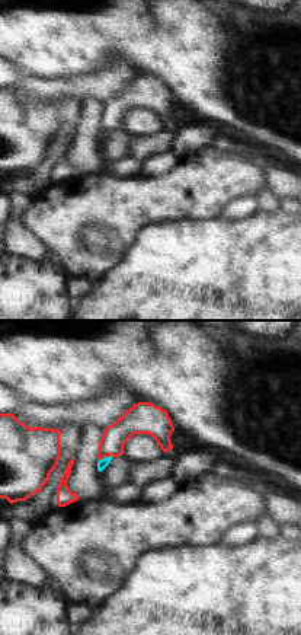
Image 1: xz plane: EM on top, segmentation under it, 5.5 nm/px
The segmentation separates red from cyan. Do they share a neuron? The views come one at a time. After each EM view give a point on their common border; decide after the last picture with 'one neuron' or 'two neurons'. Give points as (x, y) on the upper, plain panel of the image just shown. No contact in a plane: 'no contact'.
meets red at (105, 130)

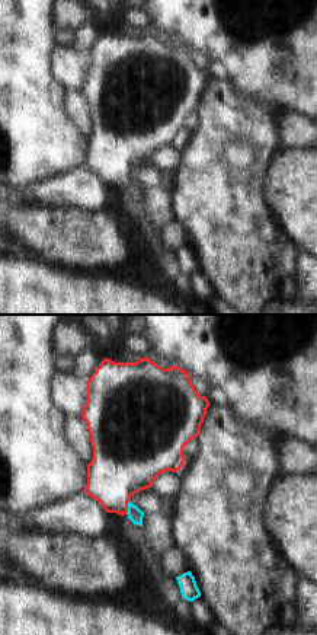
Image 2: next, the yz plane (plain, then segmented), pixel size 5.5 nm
meets red at (127, 181)

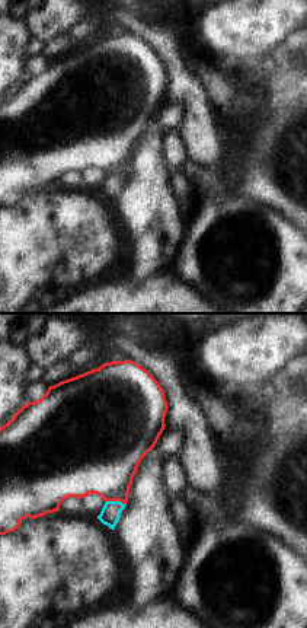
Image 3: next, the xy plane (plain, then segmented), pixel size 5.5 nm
meets red at (117, 174)

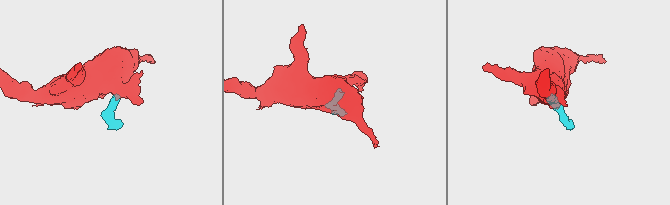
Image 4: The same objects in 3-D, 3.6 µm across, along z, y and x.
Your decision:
one neuron

